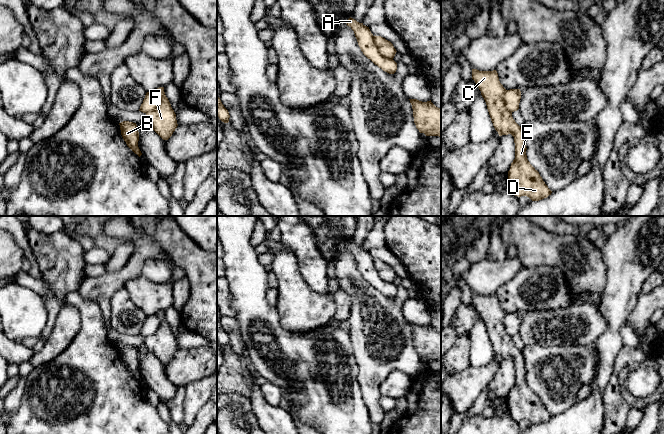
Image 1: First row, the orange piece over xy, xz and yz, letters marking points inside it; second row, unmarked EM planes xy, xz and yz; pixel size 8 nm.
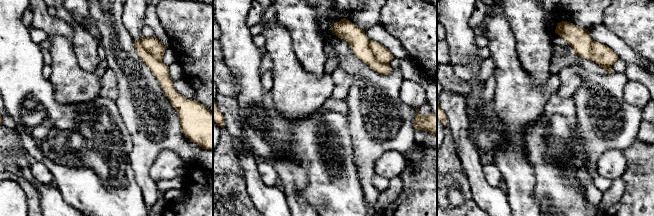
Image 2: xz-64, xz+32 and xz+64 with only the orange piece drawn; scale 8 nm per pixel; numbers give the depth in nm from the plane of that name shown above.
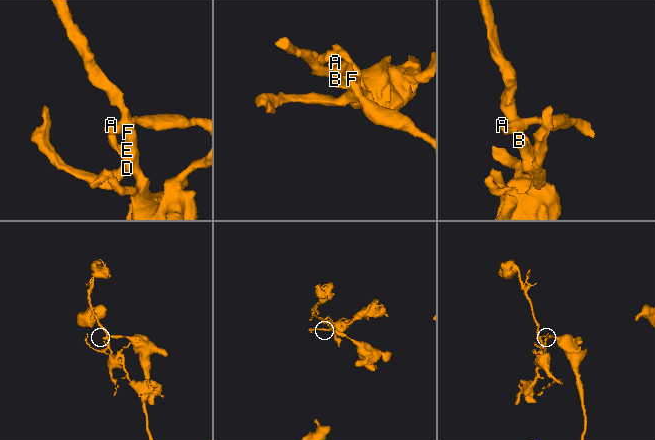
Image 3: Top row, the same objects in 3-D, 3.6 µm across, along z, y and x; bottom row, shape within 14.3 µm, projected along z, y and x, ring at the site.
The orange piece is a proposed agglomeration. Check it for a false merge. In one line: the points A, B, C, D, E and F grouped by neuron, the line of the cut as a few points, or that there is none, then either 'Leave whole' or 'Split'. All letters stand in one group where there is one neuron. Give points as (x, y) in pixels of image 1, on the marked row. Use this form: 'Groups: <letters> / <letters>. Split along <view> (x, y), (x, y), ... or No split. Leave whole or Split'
Groups: A / B C D E F. Split along xz (372, 36), (378, 51), (385, 57), (392, 59). Split

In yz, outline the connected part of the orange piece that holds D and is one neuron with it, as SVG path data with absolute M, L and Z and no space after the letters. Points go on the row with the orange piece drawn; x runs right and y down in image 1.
M472 69L472 79L481 91L499 136L511 134L514 137L515 159L508 171L508 186L512 194L518 197L527 196L532 201L547 198L552 191L527 159L523 130L504 104L503 97L506 89L500 83L497 71Z

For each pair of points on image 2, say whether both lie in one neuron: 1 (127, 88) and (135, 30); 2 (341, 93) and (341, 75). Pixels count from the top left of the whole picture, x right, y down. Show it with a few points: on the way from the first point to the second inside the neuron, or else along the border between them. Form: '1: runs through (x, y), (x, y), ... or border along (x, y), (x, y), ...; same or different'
1: border along (121, 20), (134, 40); different
2: runs through (341, 89), (341, 79); same

